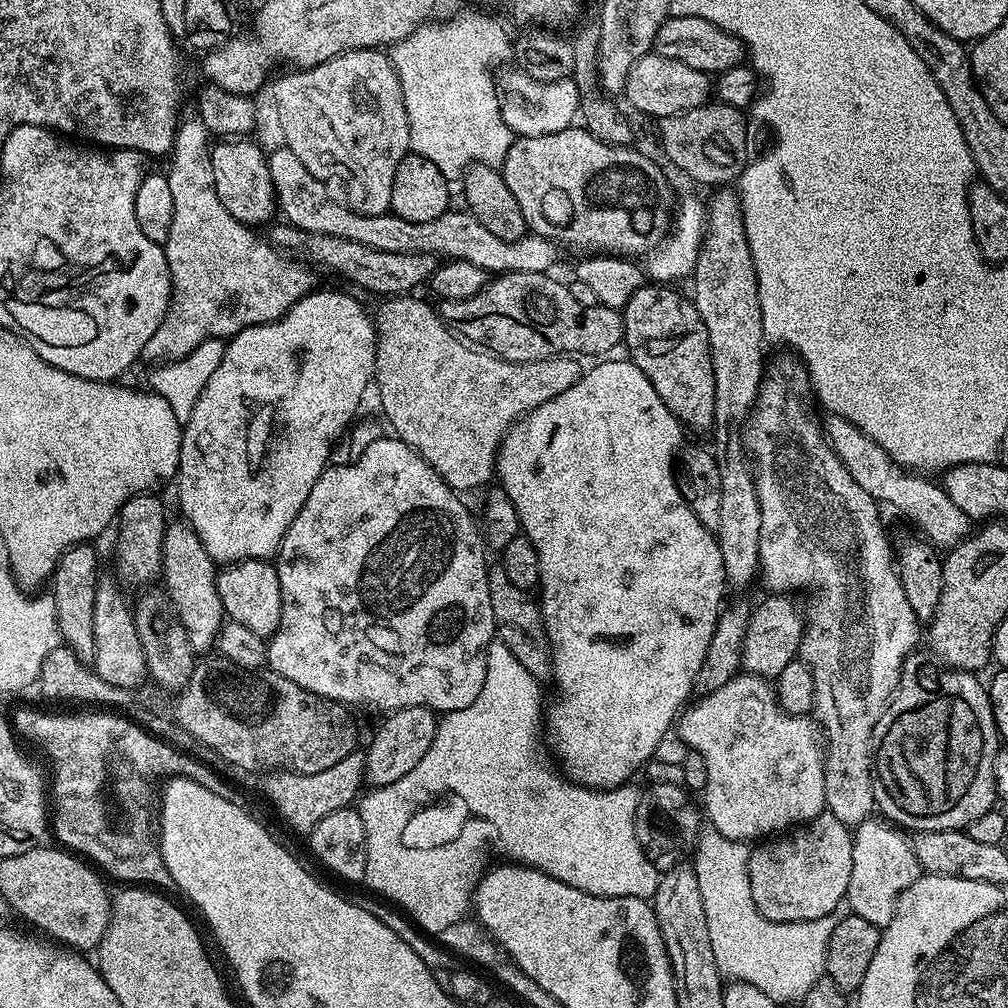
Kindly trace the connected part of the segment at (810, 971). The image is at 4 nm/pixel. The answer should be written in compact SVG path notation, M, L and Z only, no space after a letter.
M704 830L696 841L694 867L698 874L698 890L702 890L702 906L706 906L706 926L710 929L710 946L714 950L716 964L721 973L729 981L758 986L762 994L777 1002L783 1000L803 1001L806 990L818 982L826 973L826 950L830 946L830 934L834 934L834 926L849 915L847 903L842 902L830 914L813 920L798 922L774 922L754 906L754 898L750 894L750 878L746 871L746 848L739 840L726 838L715 830Z

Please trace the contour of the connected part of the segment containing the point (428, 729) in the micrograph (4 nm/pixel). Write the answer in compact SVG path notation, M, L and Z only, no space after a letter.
M410 706L398 708L395 712L385 715L380 729L372 736L368 748L364 752L364 774L372 788L390 786L390 782L398 782L402 774L410 774L422 758L426 758L426 750L434 742L434 734L438 723L437 713L430 708Z

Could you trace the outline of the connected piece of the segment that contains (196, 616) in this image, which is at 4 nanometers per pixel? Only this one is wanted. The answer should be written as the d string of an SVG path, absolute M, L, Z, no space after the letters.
M176 518L173 524L171 521L165 527L160 567L163 587L172 599L182 626L186 626L186 638L190 638L192 651L197 654L211 653L208 651L217 647L217 636L226 623L222 598L218 598L216 585L218 565L210 558L210 554L206 554L206 546L202 546L198 534L187 520Z

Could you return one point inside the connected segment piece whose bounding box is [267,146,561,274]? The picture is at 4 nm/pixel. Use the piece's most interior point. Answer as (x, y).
(305, 203)

